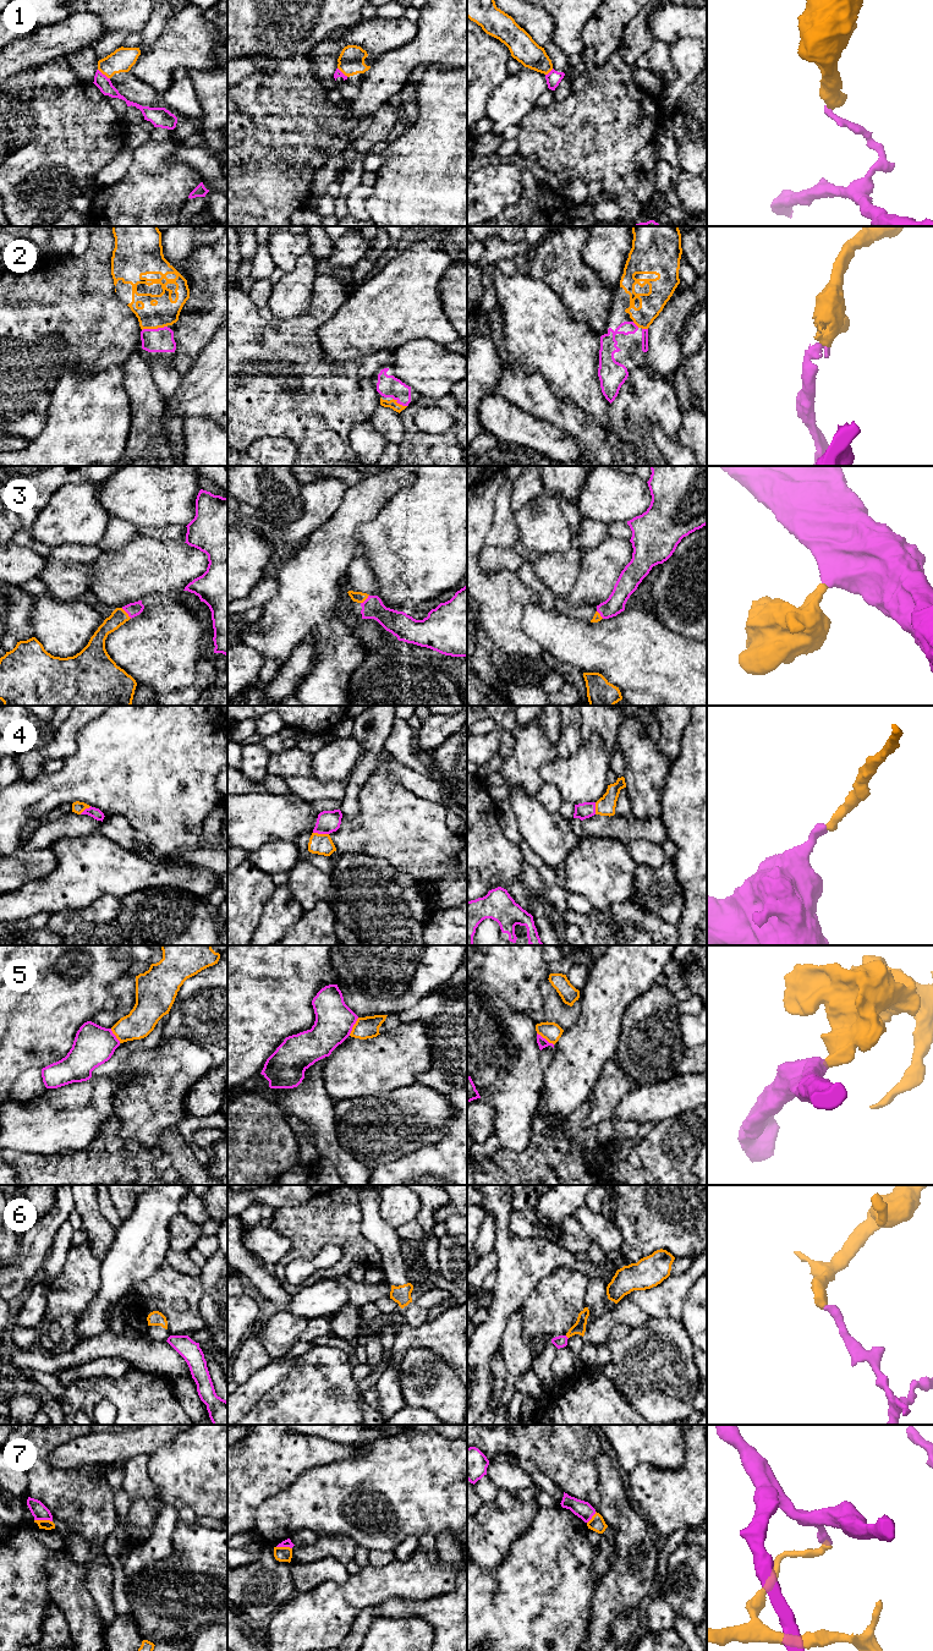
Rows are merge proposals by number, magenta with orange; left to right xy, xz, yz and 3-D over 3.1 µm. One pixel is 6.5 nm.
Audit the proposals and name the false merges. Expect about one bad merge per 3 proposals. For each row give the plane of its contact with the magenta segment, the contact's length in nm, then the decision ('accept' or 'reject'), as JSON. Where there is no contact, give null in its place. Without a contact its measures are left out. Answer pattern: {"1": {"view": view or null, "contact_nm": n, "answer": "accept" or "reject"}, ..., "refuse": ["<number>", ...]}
{"1": {"view": "xy", "contact_nm": 100, "answer": "reject"}, "2": {"view": "xy", "contact_nm": 170, "answer": "accept"}, "3": {"view": "xy", "contact_nm": 100, "answer": "accept"}, "4": {"view": "xz", "contact_nm": 110, "answer": "accept"}, "5": {"view": "xz", "contact_nm": 140, "answer": "reject"}, "6": {"view": "yz", "contact_nm": 30, "answer": "reject"}, "7": {"view": "xy", "contact_nm": 120, "answer": "reject"}, "refuse": ["1", "5", "6", "7"]}

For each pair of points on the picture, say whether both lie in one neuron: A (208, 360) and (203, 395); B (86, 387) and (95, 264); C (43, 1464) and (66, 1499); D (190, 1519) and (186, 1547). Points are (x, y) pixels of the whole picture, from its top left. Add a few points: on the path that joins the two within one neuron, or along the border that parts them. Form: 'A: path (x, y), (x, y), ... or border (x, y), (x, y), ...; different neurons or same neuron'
A: path (208, 368), (208, 387); same neuron
B: border (118, 365), (91, 376); different neurons
C: path (43, 1473), (43, 1476), (58, 1491); same neuron
D: border (177, 1518), (187, 1524), (196, 1523); different neurons

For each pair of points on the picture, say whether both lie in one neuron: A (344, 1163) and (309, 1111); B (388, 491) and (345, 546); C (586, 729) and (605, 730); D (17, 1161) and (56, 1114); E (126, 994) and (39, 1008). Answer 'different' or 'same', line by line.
A: same
B: same
C: same
D: different
E: different

